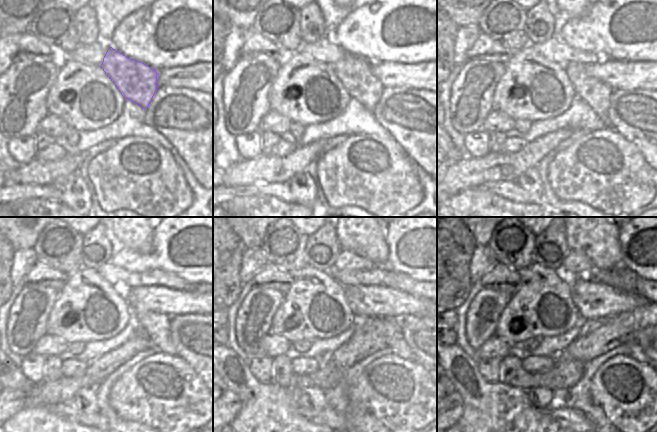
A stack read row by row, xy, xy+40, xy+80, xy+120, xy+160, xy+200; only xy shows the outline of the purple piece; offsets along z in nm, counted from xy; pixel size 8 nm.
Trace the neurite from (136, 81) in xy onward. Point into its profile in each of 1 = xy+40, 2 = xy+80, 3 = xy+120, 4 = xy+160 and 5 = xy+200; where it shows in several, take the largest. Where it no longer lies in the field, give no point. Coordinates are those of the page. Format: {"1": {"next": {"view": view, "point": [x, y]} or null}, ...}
{"1": {"next": {"view": "xy+40", "point": [354, 73]}}, "2": {"next": {"view": "xy+80", "point": [596, 94]}}, "3": {"next": {"view": "xy+120", "point": [156, 325]}}, "4": {"next": {"view": "xy+160", "point": [401, 349]}}, "5": {"next": {"view": "xy+200", "point": [635, 352]}}}

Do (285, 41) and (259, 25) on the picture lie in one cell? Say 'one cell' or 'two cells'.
one cell

